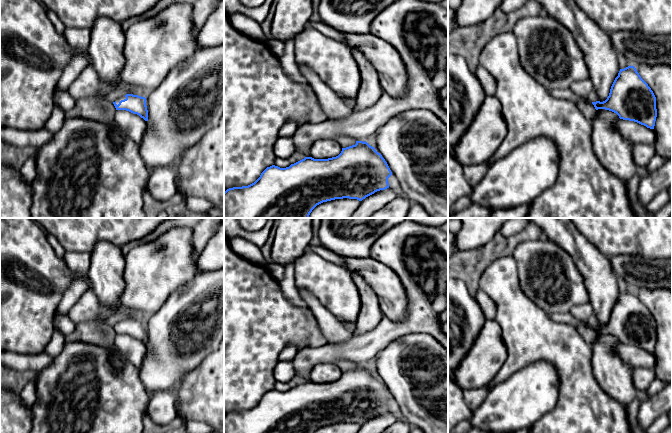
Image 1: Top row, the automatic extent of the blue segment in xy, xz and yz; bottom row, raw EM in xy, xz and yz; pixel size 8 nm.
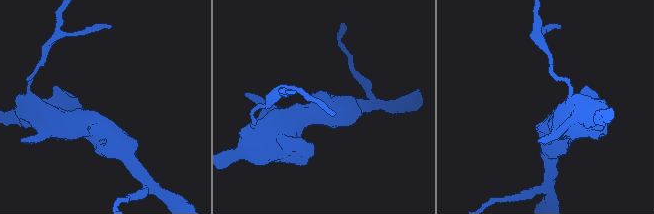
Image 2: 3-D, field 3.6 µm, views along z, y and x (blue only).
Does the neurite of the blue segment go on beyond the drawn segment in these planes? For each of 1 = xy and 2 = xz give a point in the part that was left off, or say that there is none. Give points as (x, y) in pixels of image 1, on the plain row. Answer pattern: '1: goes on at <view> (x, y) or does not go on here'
1: goes on at xy (119, 323)
2: does not go on here

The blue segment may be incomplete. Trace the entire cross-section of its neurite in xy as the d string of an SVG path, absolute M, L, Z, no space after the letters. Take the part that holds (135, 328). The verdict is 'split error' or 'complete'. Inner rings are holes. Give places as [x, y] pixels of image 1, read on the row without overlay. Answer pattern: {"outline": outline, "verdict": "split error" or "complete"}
{"outline": "M126 318L119 321L113 326L116 334L126 334L133 338L139 339L145 345L148 345L148 334L146 330L146 322L133 318Z", "verdict": "split error"}

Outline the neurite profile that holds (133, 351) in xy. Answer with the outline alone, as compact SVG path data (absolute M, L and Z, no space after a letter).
M117 334L114 346L125 361L140 369L147 351L143 342L126 334Z

